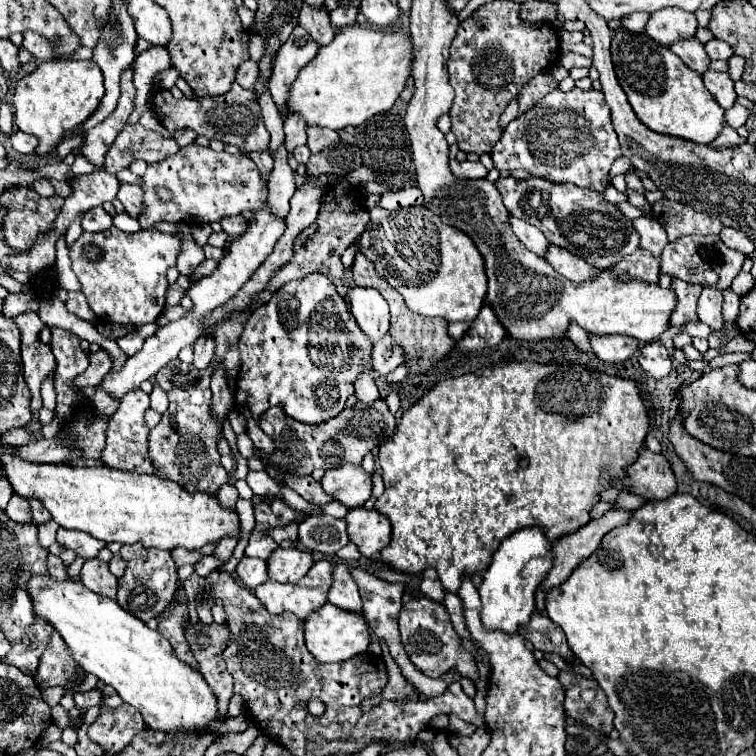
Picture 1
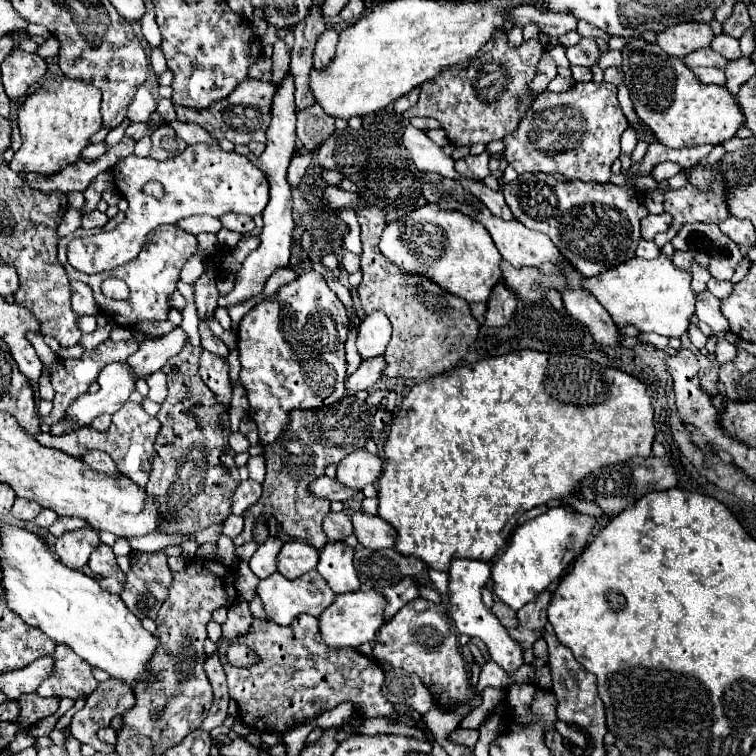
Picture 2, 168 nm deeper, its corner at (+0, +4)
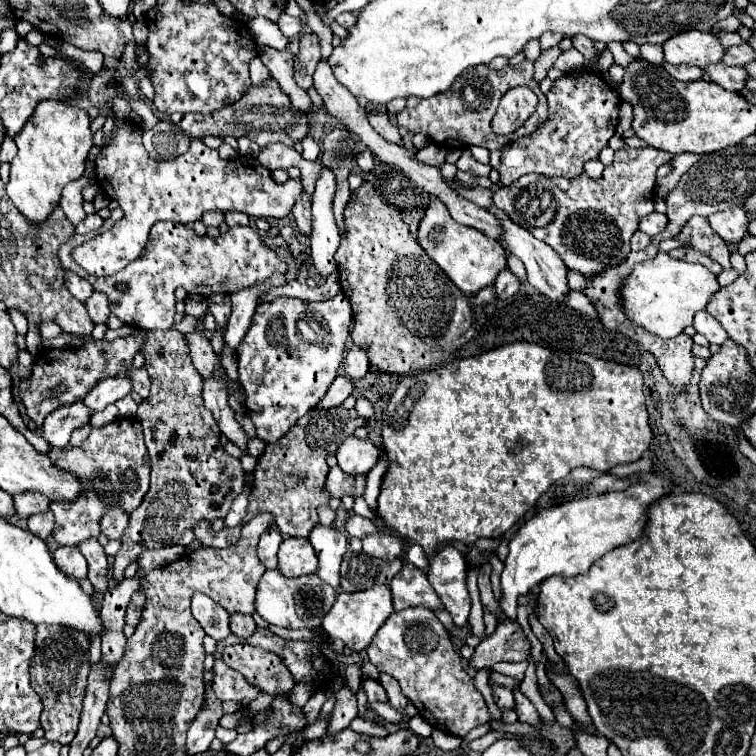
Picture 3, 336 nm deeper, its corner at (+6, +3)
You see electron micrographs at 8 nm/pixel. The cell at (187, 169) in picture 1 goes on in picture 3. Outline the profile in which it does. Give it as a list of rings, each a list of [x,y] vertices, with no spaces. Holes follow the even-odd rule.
[[[120,123],[96,157],[96,179],[110,199],[118,201],[124,217],[106,233],[88,239],[72,249],[72,259],[90,275],[108,277],[136,259],[146,247],[148,233],[156,221],[194,223],[206,211],[242,211],[252,217],[280,219],[290,213],[304,187],[300,179],[276,183],[270,171],[256,159],[220,159],[218,151],[194,139],[188,151],[172,161],[154,161],[142,145],[142,131],[136,123]]]

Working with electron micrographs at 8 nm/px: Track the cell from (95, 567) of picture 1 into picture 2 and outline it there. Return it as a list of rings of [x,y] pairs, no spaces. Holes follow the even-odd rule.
[[[100,544],[94,554],[90,556],[90,562],[88,566],[92,568],[94,572],[94,580],[104,588],[104,590],[110,590],[112,594],[120,594],[122,588],[124,588],[124,582],[126,582],[126,576],[124,572],[120,570],[118,562],[116,562],[116,556],[112,552],[110,546],[106,544]]]

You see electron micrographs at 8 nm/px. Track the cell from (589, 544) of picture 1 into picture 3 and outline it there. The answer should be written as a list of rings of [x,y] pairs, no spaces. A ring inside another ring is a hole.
[[[504,619],[492,635],[482,639],[474,649],[470,665],[474,669],[492,667],[500,661],[526,661],[530,655],[530,641],[516,621]]]

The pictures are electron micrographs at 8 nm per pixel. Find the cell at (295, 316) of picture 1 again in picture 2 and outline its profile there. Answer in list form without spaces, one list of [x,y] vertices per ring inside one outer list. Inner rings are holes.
[[[310,270],[298,276],[292,284],[282,286],[272,296],[260,300],[240,322],[238,328],[238,352],[240,352],[240,380],[248,390],[250,418],[258,426],[260,442],[274,444],[286,424],[290,424],[290,410],[310,410],[330,406],[344,398],[346,378],[346,354],[344,342],[348,334],[348,316],[344,304],[326,286],[322,274]]]

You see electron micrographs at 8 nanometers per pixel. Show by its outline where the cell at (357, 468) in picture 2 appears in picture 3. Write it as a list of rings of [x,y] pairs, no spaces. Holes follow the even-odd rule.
[[[354,435],[350,439],[346,439],[338,453],[338,467],[348,473],[348,475],[366,475],[378,461],[380,451],[374,447],[374,443],[370,439],[356,439]]]

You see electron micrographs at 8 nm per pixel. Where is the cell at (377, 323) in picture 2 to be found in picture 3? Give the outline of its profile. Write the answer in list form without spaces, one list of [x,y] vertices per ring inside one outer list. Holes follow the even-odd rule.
[[[352,345],[346,359],[344,359],[344,371],[350,379],[360,379],[368,373],[370,361],[368,361],[368,347],[366,345]]]

